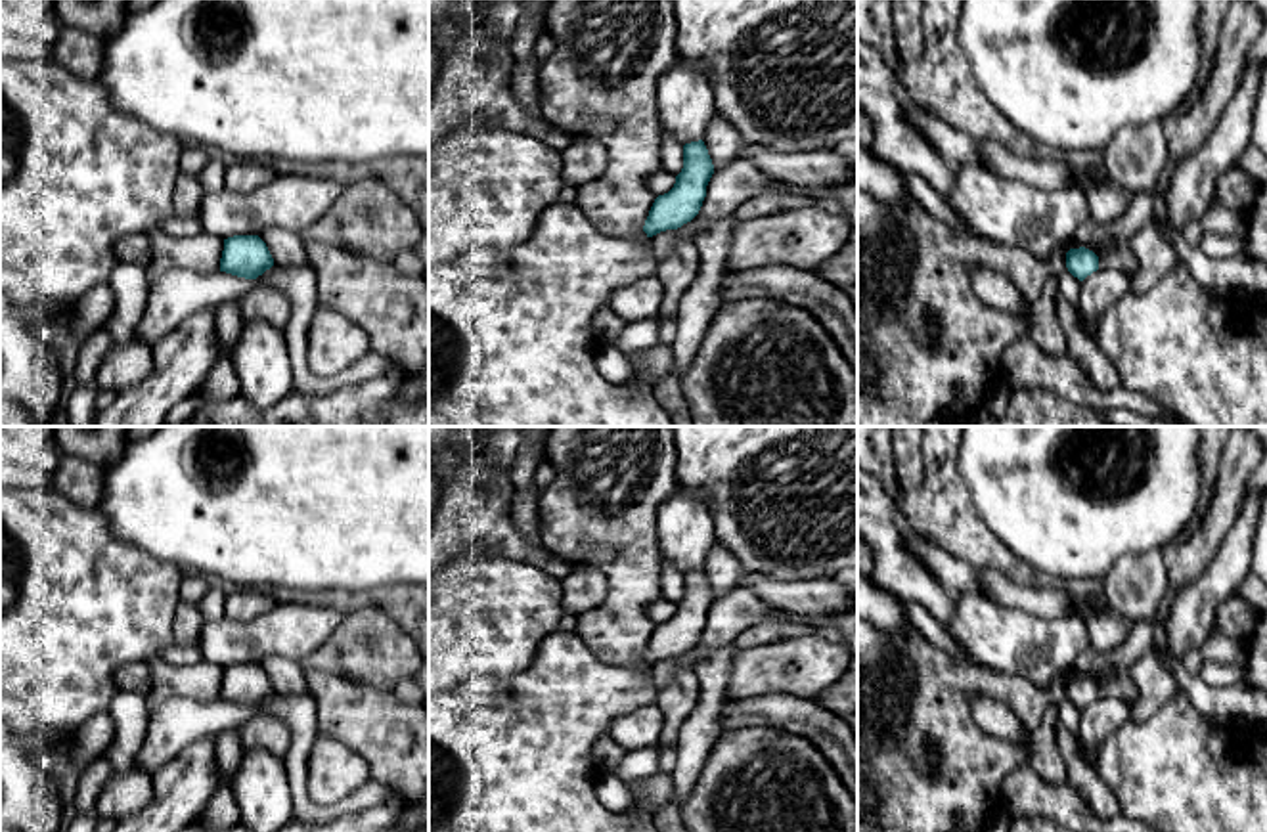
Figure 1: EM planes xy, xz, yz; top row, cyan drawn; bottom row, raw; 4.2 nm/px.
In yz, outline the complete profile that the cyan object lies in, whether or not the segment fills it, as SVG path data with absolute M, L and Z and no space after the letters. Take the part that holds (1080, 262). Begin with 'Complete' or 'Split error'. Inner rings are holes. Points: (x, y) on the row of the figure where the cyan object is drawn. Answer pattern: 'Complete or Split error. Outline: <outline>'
Split error. Outline: M1123 245L1100 258L1093 251L1079 247L1066 252L1066 268L1079 281L1099 268L1120 270L1133 277L1139 270L1139 260L1129 245Z

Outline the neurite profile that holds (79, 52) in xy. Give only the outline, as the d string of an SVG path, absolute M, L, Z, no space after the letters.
M61 25L54 63L80 78L96 78L101 71L105 42L69 25Z

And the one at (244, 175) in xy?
M228 159L226 189L233 193L255 191L272 182L276 174L262 159Z

